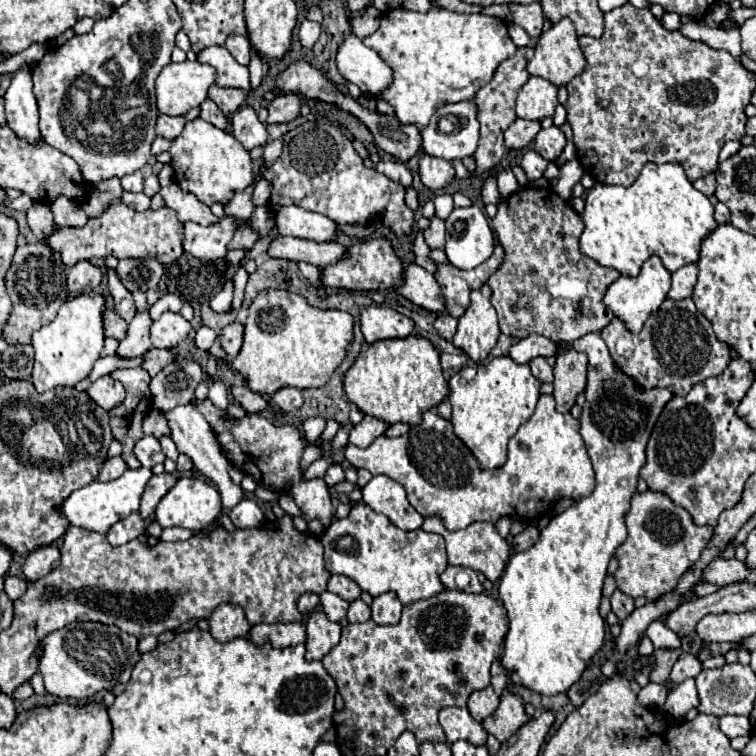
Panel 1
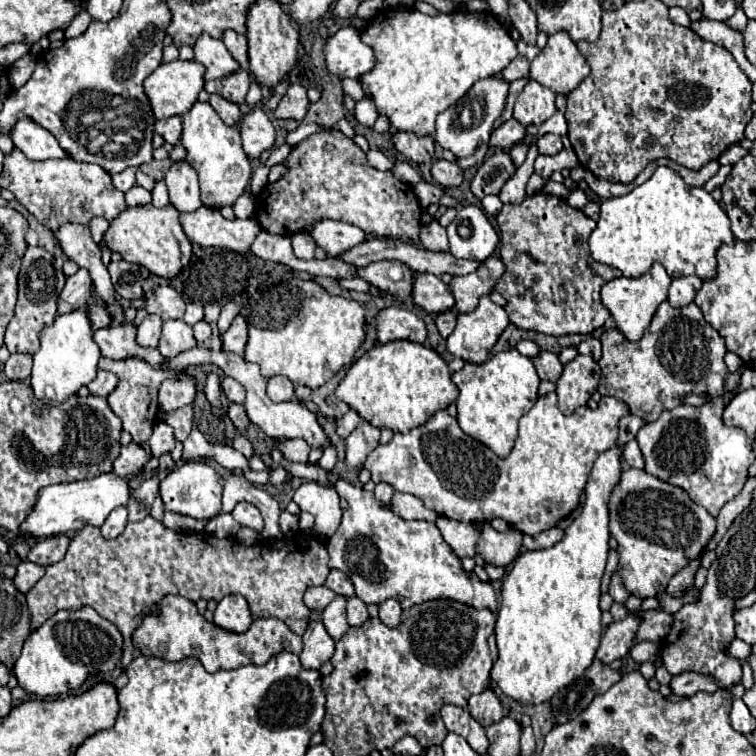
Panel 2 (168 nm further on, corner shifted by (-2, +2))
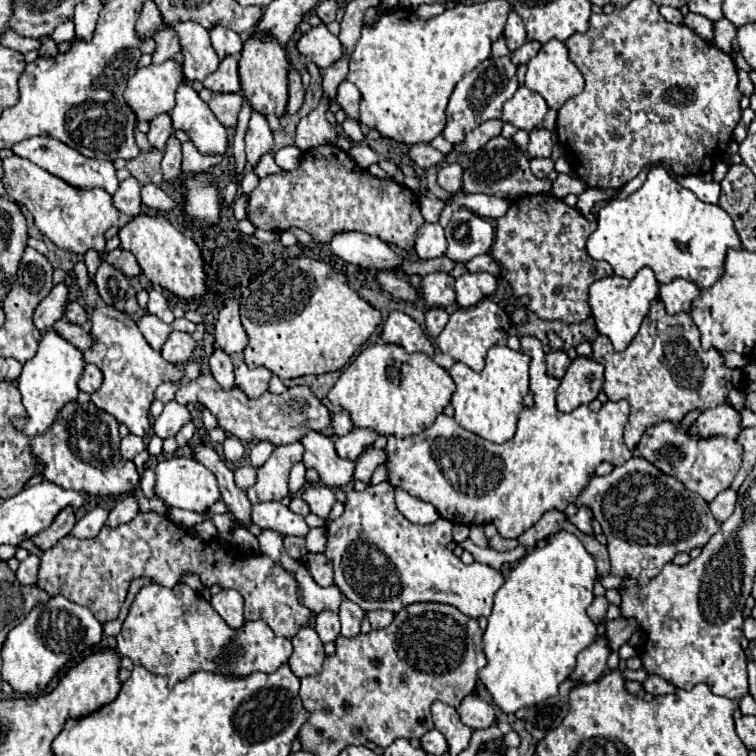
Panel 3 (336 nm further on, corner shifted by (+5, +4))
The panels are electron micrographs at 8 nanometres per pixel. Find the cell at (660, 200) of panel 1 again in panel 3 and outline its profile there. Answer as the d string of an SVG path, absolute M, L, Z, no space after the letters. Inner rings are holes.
M662 166L650 168L646 182L634 194L606 202L598 212L598 228L586 242L588 256L594 260L606 260L616 276L630 280L644 266L648 266L654 270L660 284L672 278L686 278L692 280L700 290L710 288L722 276L724 256L728 248L742 248L732 218L720 206L706 204L692 190L680 186Z

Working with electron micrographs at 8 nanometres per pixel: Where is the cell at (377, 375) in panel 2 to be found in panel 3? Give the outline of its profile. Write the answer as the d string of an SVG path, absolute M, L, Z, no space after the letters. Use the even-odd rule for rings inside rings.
M372 344L342 372L328 392L328 400L346 410L354 426L376 430L384 436L412 436L432 426L436 416L450 404L454 380L430 356L408 354L398 344ZM388 370L396 372L388 372Z

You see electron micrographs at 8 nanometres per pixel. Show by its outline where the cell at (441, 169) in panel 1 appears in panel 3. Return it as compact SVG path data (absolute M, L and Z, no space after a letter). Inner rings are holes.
M442 164L438 168L438 184L450 194L460 192L460 188L462 188L462 168L460 168L460 164Z

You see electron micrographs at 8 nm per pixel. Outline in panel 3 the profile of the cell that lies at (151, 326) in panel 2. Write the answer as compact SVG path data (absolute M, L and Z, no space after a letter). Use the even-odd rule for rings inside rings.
M146 312L144 316L140 316L140 318L136 320L136 324L138 324L142 336L146 338L146 342L148 342L152 348L156 348L156 350L162 348L164 340L168 338L168 332L172 330L168 324L164 324L160 318L156 318L156 316L150 314L150 312Z

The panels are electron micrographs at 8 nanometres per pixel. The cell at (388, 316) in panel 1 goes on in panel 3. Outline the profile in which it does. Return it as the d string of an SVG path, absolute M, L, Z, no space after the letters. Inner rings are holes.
M398 310L390 312L380 336L384 342L400 344L406 352L424 352L428 356L434 354L434 348L426 338L426 334L422 332L420 324L412 320L408 314Z

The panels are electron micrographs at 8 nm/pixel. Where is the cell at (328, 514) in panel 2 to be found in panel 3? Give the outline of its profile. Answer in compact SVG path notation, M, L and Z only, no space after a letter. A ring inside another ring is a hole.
M308 484L308 486L304 486L300 490L300 496L310 506L312 514L322 518L326 524L330 522L328 516L330 516L330 510L332 510L334 502L336 502L336 498L334 498L330 488L326 488L322 484Z

